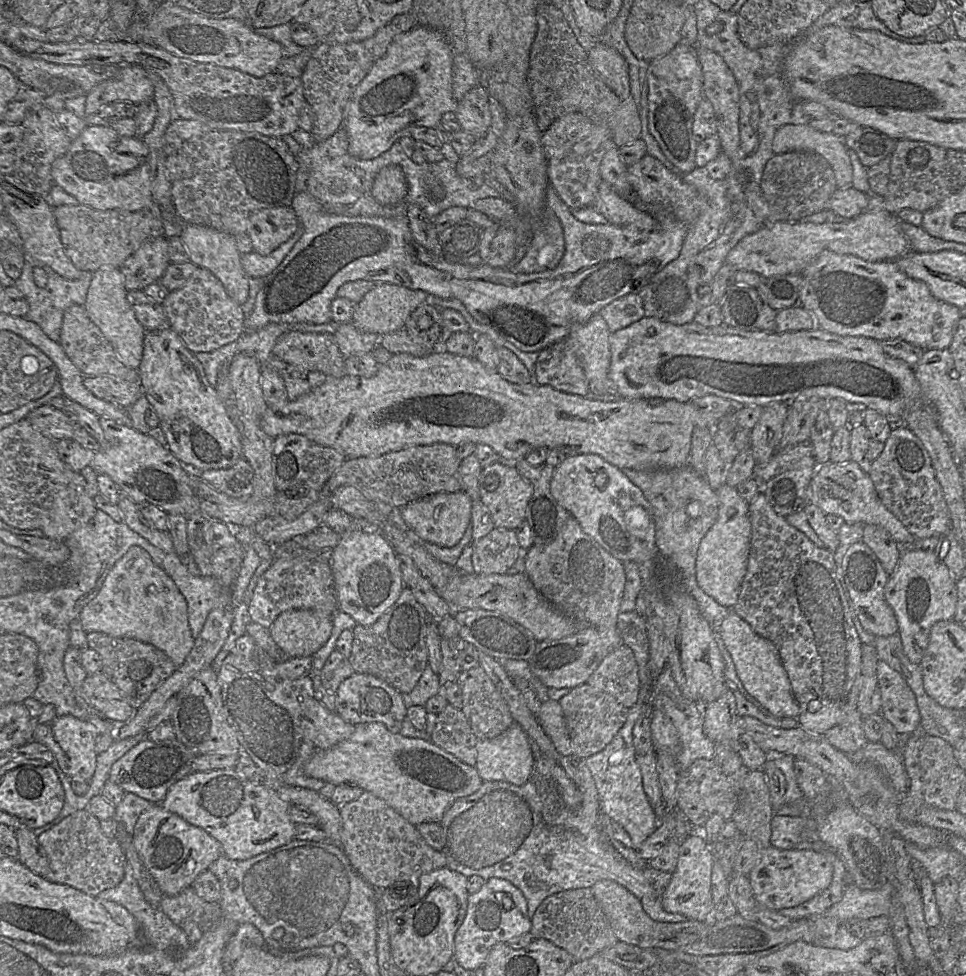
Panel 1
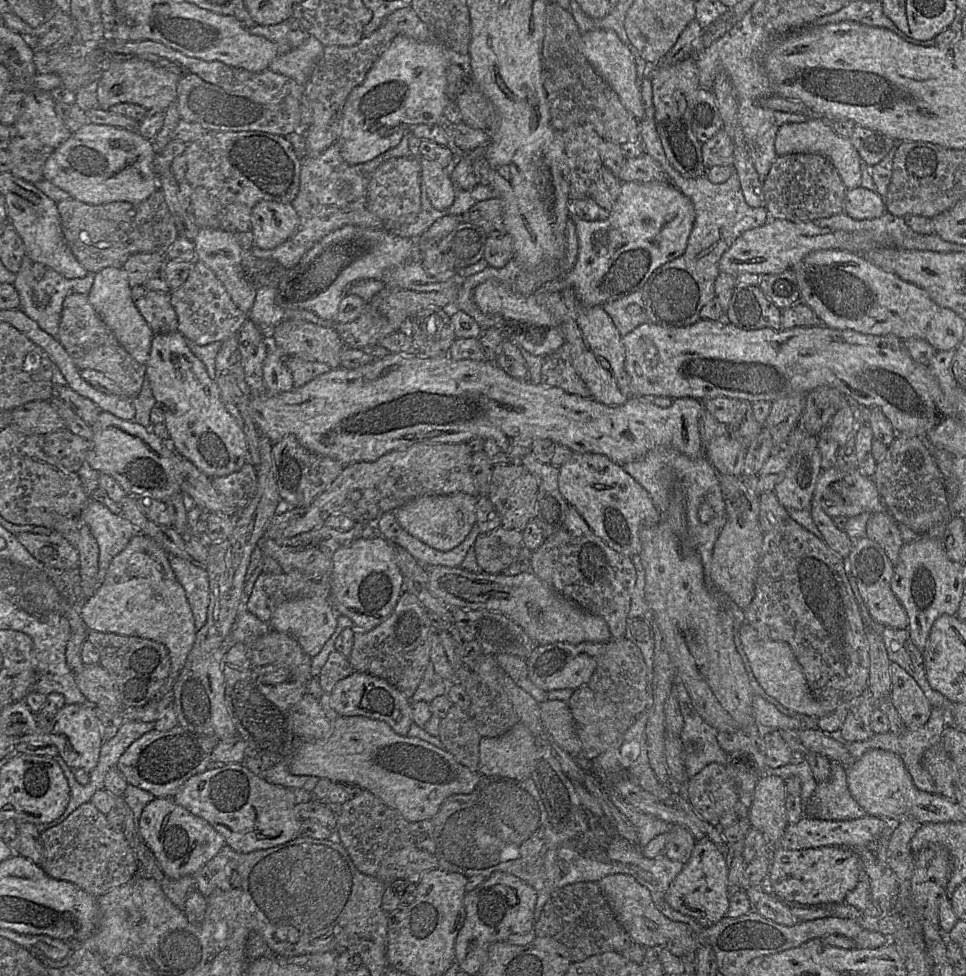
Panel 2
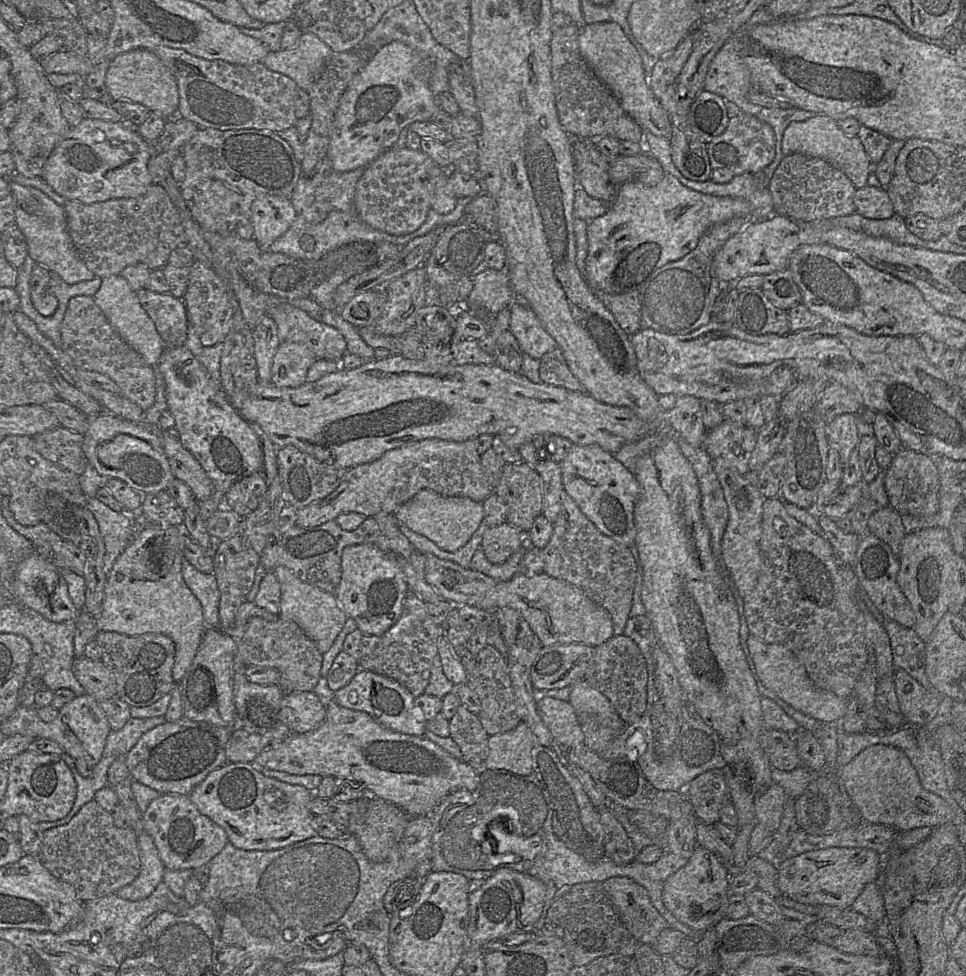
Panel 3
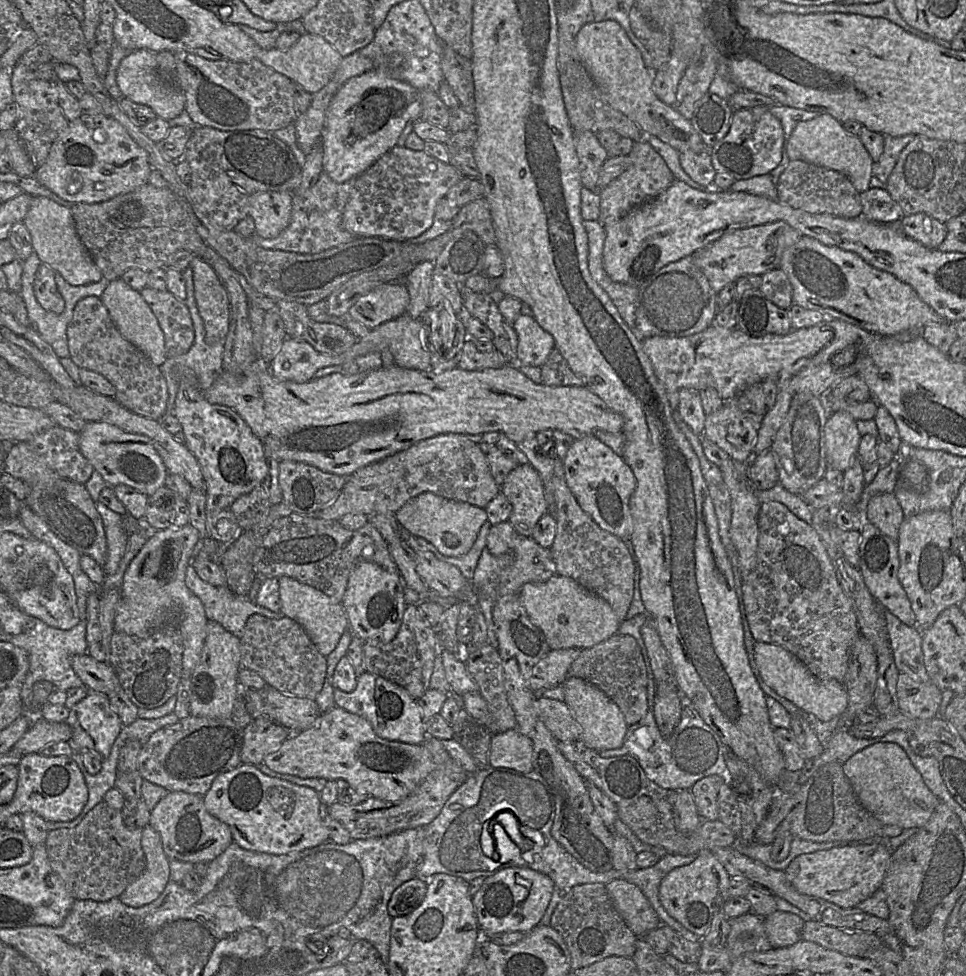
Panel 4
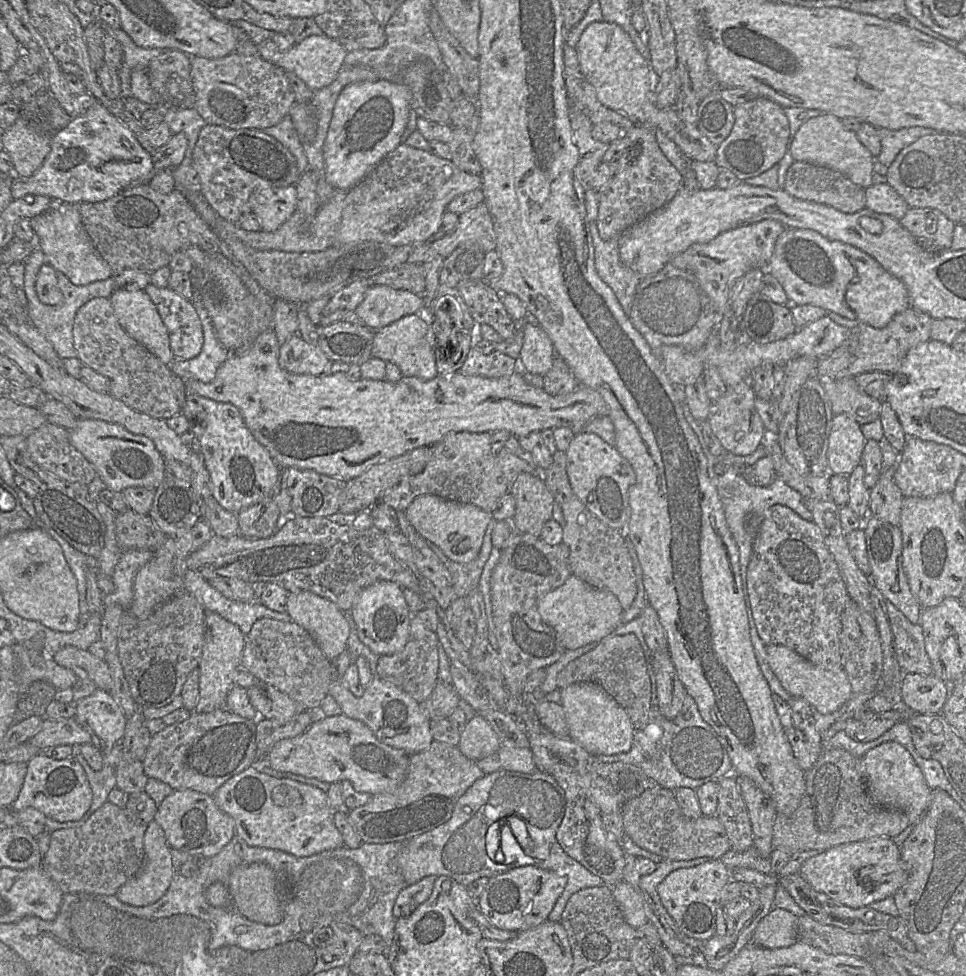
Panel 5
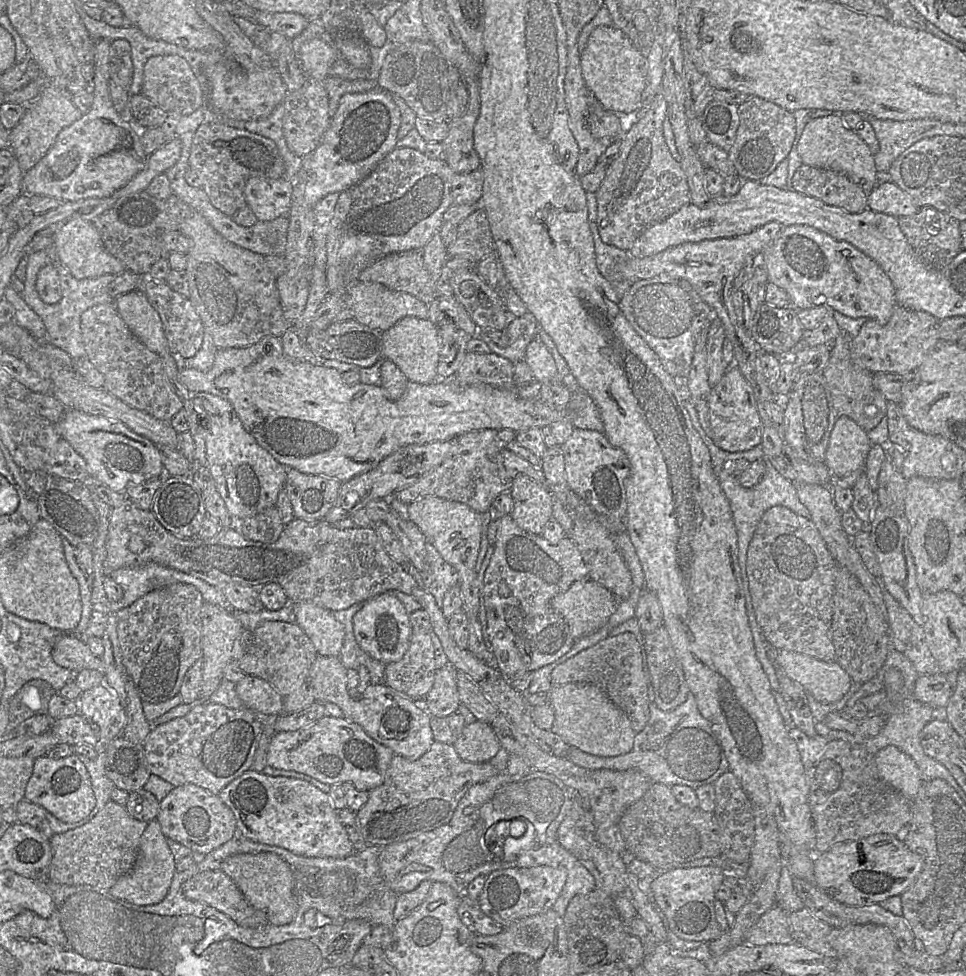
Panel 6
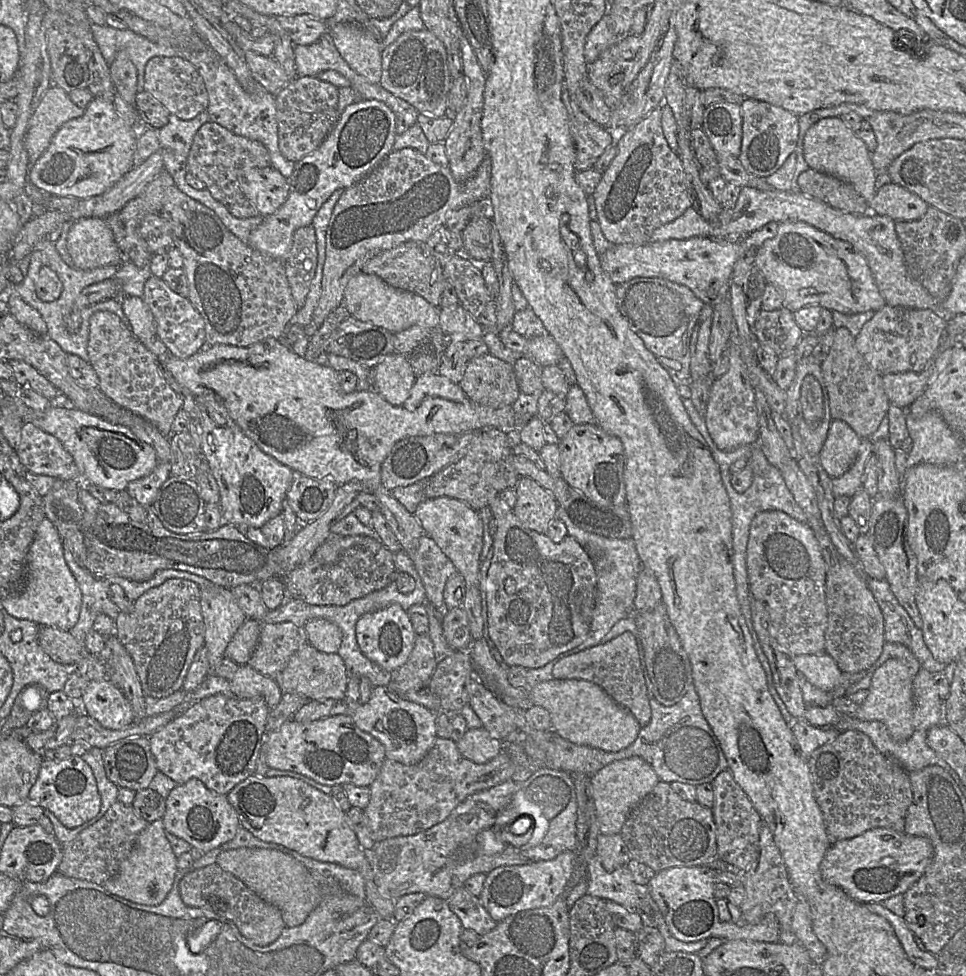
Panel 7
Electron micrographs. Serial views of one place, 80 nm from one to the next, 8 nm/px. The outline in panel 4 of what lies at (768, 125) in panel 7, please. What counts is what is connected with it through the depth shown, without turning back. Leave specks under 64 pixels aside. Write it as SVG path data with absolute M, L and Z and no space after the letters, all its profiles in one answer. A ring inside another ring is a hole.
M768 107L734 109L727 135L710 149L712 165L716 172L724 172L735 180L744 180L770 173L781 161L784 132L780 121Z

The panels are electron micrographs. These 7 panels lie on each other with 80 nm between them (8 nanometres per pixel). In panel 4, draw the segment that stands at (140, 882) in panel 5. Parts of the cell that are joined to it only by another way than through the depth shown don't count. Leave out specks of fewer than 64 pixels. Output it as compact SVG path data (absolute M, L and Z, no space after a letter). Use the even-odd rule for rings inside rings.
M149 824L142 828L141 846L145 869L118 897L131 907L141 907L156 900L170 880L169 858L163 850L159 833Z

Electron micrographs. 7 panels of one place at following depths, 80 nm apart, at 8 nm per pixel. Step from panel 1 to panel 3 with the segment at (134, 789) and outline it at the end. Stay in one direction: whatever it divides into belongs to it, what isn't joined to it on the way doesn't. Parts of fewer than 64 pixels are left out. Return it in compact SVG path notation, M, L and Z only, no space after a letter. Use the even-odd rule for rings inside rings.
M181 718L177 722L165 722L146 732L126 754L125 763L130 777L160 794L189 796L210 772L227 762L225 746L232 728L218 727L204 722Z

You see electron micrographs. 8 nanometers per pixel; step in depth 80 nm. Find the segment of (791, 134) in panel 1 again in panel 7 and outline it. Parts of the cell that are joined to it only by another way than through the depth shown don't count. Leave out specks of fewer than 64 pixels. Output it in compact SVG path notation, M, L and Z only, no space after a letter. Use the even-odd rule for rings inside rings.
M825 118L812 125L803 139L803 156L809 168L837 177L853 188L870 203L877 190L877 171L866 144L842 118Z

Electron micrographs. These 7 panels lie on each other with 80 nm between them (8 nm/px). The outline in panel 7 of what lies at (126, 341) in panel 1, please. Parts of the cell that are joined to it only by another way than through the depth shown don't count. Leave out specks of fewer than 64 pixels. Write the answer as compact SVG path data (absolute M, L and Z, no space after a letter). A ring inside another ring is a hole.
M122 296L121 304L132 334L149 350L158 338L155 318L149 306L137 296Z

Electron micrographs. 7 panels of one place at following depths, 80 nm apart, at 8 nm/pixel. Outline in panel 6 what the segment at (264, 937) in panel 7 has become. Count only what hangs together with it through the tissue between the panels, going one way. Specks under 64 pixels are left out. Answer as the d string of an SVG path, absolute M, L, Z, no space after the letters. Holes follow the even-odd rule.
M220 869L194 875L183 884L182 891L188 900L207 904L241 927L260 928L268 924L265 912L251 906L234 882Z

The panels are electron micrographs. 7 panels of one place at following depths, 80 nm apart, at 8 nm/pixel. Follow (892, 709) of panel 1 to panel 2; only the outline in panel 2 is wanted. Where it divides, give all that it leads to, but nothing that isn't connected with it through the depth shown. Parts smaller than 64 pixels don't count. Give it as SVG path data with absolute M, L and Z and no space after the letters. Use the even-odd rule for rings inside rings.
M891 663L889 697L906 729L917 730L928 721L933 707L917 682L903 668Z

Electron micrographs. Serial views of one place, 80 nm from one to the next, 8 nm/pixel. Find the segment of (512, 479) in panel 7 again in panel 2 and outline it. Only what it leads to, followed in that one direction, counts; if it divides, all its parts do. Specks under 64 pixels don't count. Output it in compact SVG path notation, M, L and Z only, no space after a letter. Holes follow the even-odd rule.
M418 443L403 450L392 451L390 453L387 453L383 455L382 457L380 457L378 460L373 461L373 462L358 462L358 463L347 465L343 468L340 475L331 483L331 485L325 491L323 491L320 495L318 495L308 506L296 507L296 508L288 507L288 508L283 508L281 511L279 511L273 517L273 519L271 520L270 524L267 527L266 538L289 538L289 537L298 535L300 533L308 532L310 530L323 526L325 521L332 514L335 514L335 513L345 514L356 522L374 523L383 513L390 512L390 511L395 512L398 508L405 505L406 503L418 497L424 496L424 495L450 495L450 494L455 494L455 493L466 493L466 494L469 494L471 496L475 496L478 498L477 488L475 486L474 479L471 474L471 457L472 457L472 454L467 452L465 444ZM355 490L358 490L361 492L361 498L360 500L356 502L350 499L350 493Z

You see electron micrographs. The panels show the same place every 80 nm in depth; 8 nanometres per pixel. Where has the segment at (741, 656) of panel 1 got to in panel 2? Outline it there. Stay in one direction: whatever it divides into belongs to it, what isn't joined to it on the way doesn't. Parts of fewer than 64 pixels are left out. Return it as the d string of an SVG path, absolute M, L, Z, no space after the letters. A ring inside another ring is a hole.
M744 623L737 635L749 660L752 674L768 696L776 699L784 708L809 717L821 718L832 712L830 703L822 703L812 695L802 668L787 643L762 637L749 623Z

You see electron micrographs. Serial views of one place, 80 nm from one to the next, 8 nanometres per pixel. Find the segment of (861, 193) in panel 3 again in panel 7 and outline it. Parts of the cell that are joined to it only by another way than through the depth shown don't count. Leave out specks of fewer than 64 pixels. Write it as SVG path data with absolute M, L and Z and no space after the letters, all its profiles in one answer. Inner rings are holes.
M895 183L877 190L869 206L871 212L896 222L920 220L930 207L921 197Z

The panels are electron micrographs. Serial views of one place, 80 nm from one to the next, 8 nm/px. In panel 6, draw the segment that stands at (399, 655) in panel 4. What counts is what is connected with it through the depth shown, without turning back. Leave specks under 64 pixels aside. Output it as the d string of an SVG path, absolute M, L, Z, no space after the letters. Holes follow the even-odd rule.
M412 629L409 648L403 657L385 665L385 685L420 703L434 684L435 672L429 633Z

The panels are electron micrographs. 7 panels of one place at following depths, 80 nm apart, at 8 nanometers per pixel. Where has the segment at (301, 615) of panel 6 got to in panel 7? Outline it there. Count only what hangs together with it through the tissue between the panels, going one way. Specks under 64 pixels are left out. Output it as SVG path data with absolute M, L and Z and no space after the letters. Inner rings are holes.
M315 618L306 622L304 630L307 642L315 649L324 653L337 653L342 641L340 628L323 618Z

